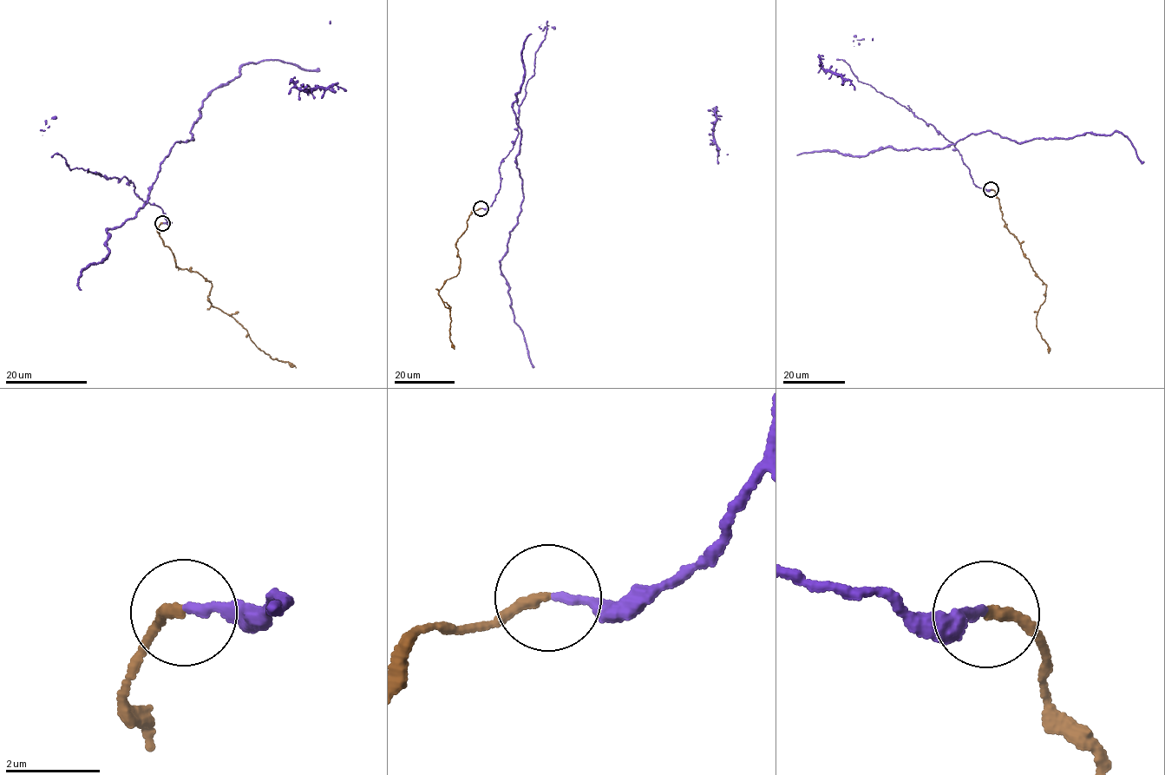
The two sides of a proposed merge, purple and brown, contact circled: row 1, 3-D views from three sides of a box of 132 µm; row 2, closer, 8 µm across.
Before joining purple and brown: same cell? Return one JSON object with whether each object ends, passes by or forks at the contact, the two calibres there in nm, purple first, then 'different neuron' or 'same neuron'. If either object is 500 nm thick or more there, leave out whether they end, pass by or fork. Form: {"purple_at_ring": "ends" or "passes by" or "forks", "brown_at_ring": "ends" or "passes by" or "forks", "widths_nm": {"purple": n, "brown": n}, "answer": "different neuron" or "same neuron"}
{"purple_at_ring": "ends", "brown_at_ring": "ends", "widths_nm": {"purple": 180, "brown": 200}, "answer": "same neuron"}

